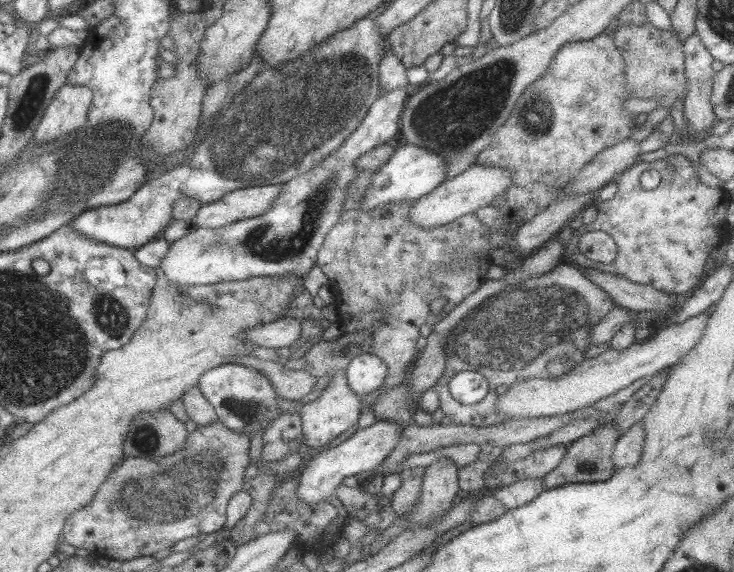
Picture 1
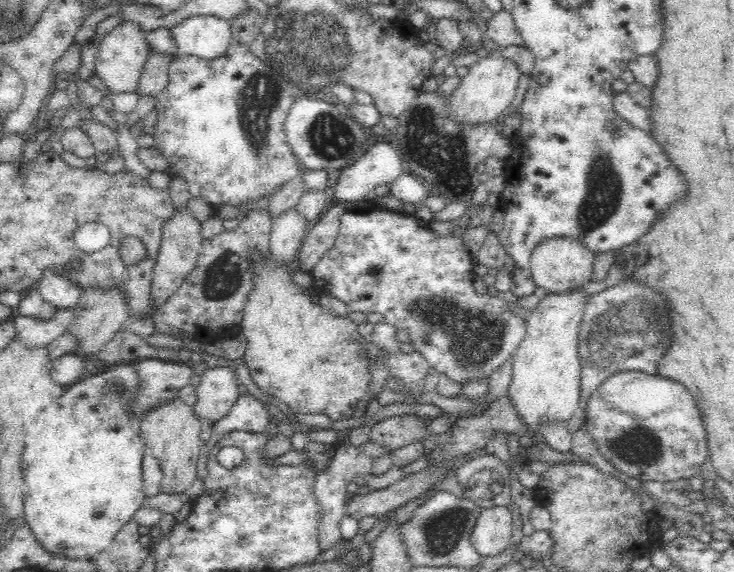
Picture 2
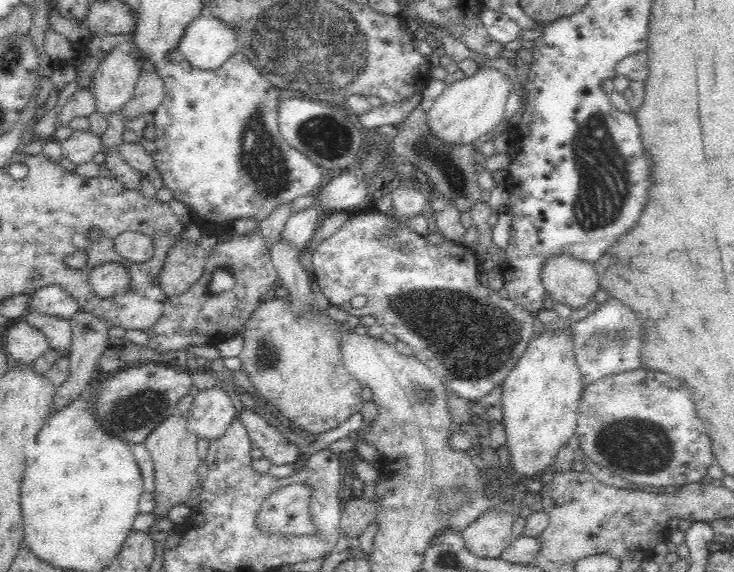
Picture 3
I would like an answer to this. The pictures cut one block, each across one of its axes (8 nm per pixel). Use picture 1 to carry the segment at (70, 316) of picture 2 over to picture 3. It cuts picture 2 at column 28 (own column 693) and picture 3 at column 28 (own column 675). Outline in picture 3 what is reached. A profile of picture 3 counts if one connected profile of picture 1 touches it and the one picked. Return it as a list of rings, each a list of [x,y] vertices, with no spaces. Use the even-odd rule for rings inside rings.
[[[20,322],[6,330],[7,338],[5,353],[10,355],[17,363],[34,363],[42,354],[45,354],[50,346],[44,334],[40,330]]]

